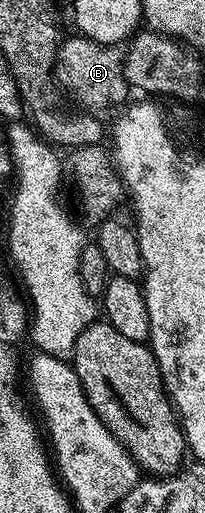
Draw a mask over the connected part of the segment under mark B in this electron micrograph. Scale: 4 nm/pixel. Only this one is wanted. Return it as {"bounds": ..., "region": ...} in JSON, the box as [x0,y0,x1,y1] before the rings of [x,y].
{"bounds":[53,35,129,111],"region":[[[82,35],[74,36],[68,41],[66,38],[60,44],[59,55],[55,59],[53,77],[58,88],[62,92],[64,89],[83,108],[80,109],[83,111],[99,111],[95,109],[107,109],[110,105],[122,106],[128,100],[126,97],[129,92],[123,74],[124,50],[114,45],[102,45]]]}

